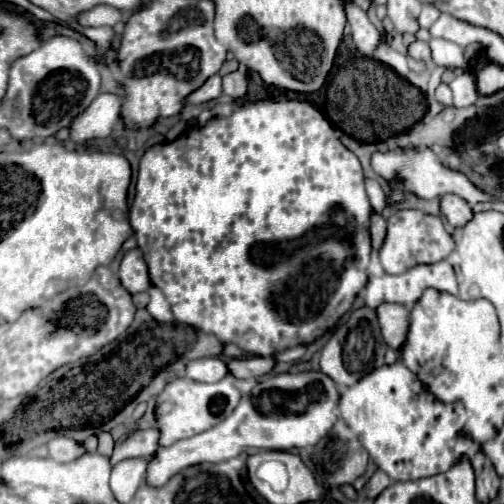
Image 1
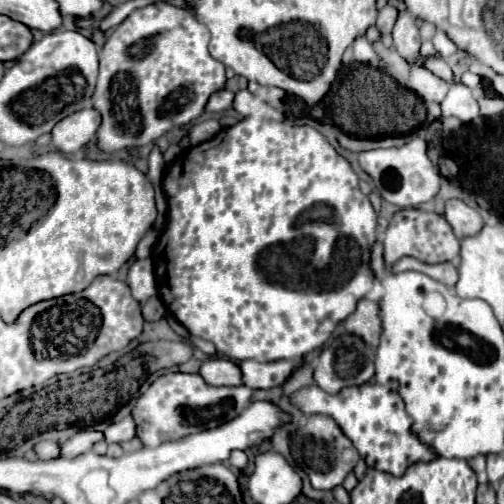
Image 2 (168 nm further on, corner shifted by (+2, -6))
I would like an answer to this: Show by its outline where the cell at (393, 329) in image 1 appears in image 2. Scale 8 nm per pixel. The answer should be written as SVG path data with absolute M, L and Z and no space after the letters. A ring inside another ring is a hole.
M361 300L357 304L357 310L347 316L345 320L347 330L361 336L369 346L377 348L381 338L381 316L379 316L379 304L373 300Z

